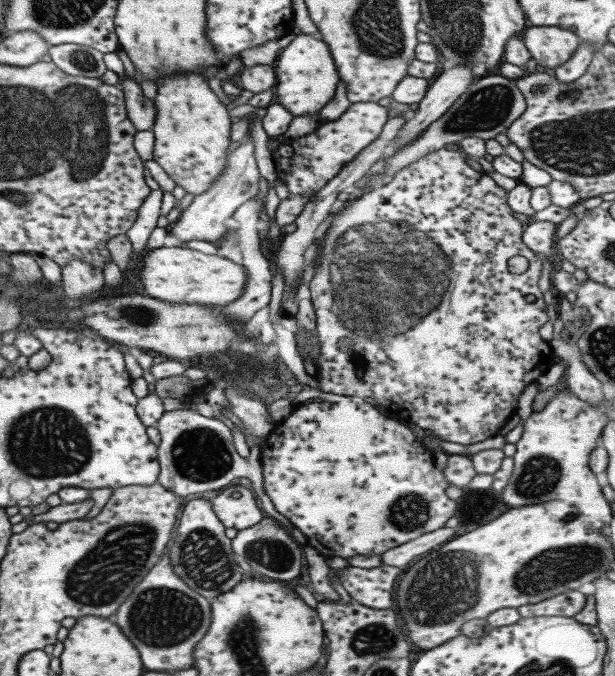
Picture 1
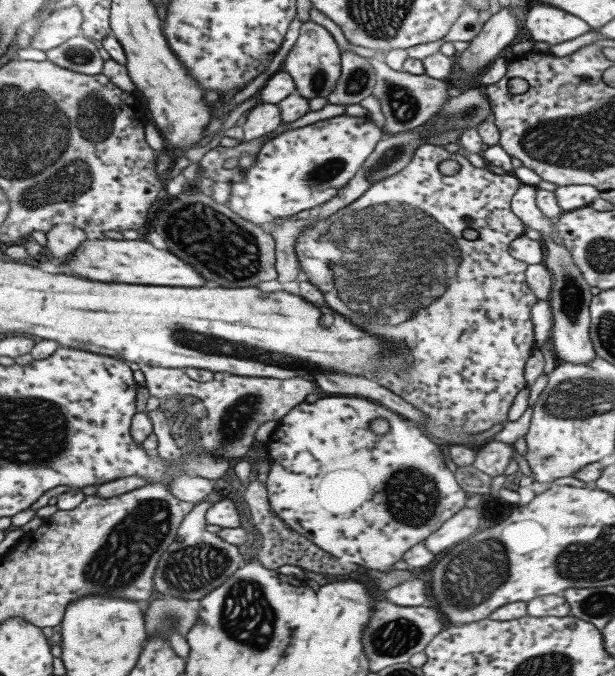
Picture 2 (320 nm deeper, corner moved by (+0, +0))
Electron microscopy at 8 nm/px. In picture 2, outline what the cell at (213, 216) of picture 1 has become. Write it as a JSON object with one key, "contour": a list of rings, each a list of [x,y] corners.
{"contour":[[[262,103],[247,110],[242,125],[243,141],[259,138],[281,124],[280,110],[276,104]]]}

